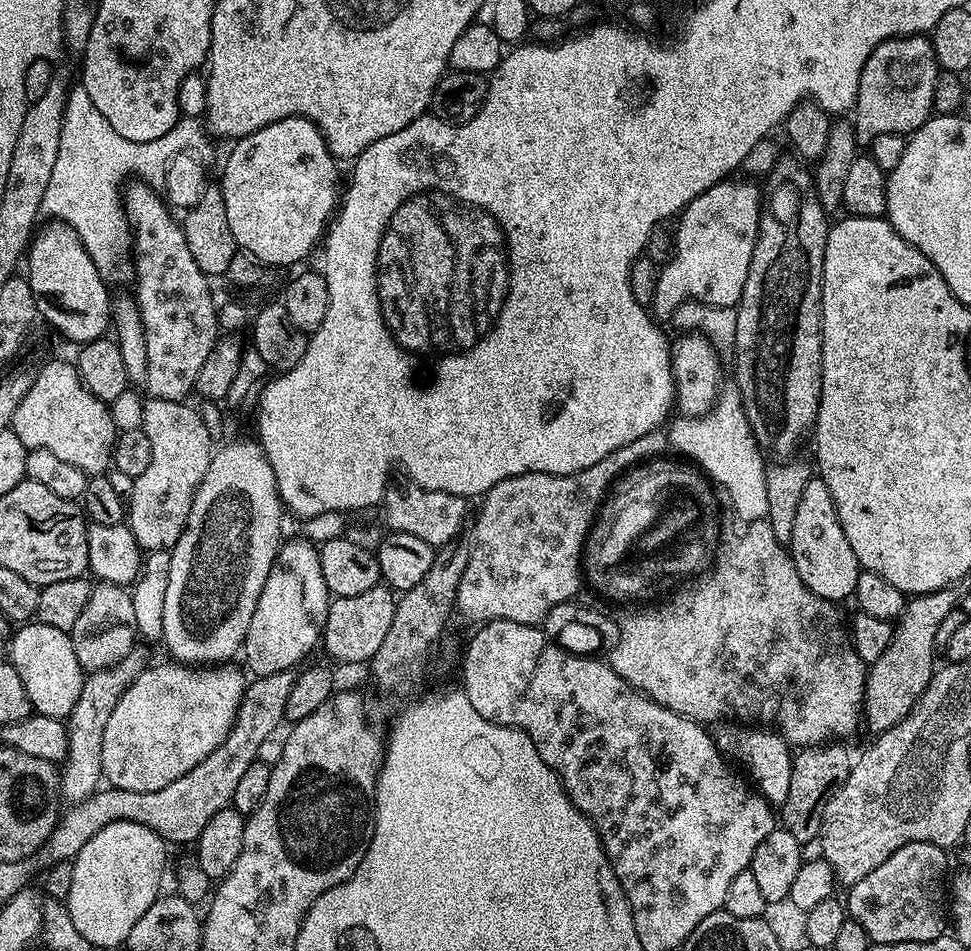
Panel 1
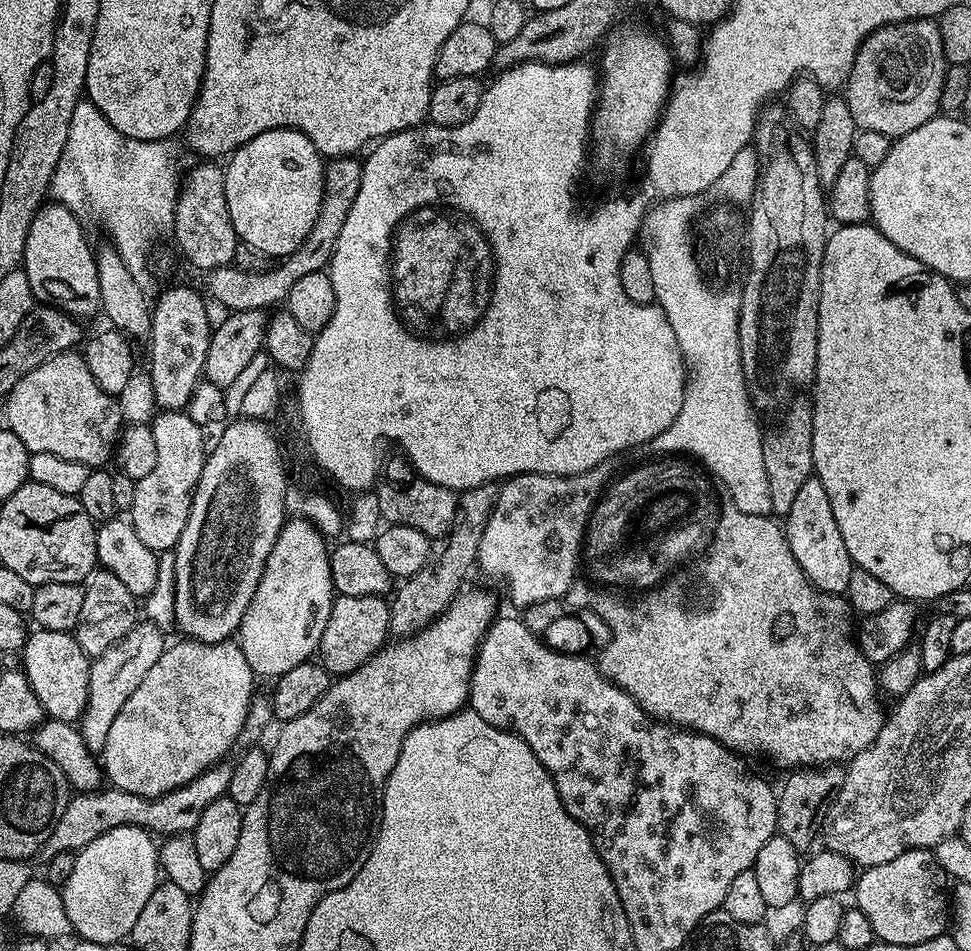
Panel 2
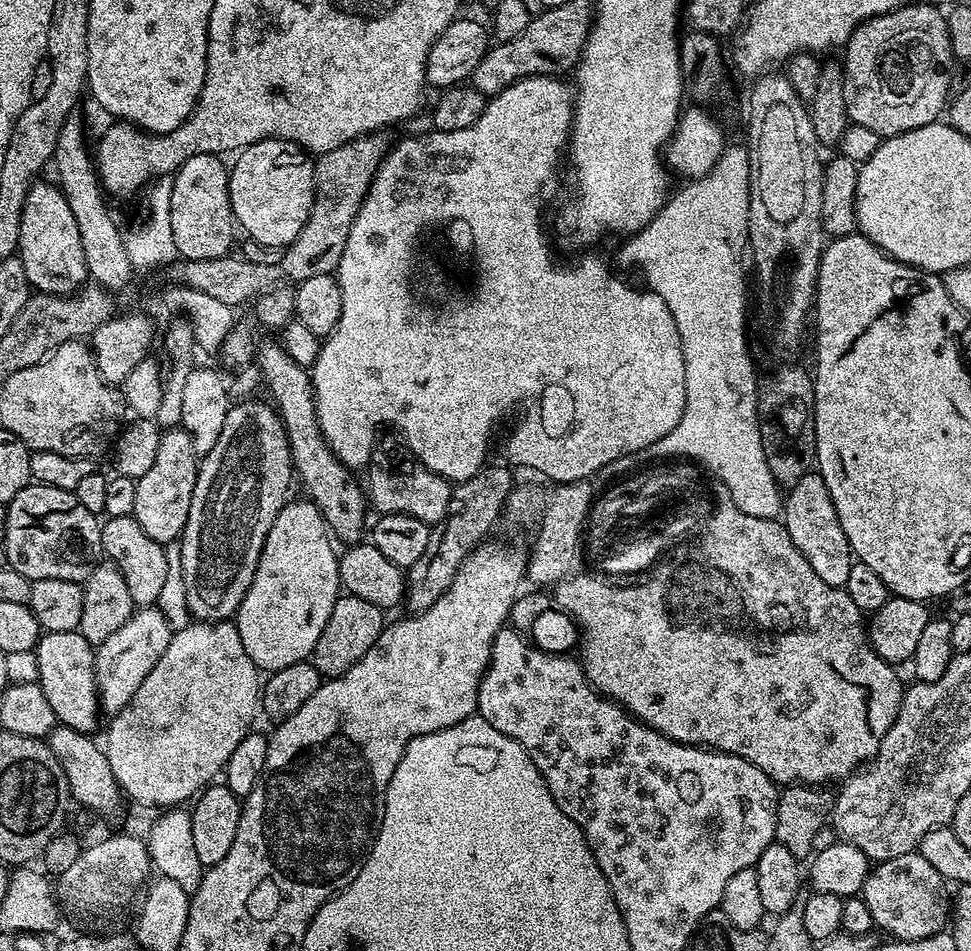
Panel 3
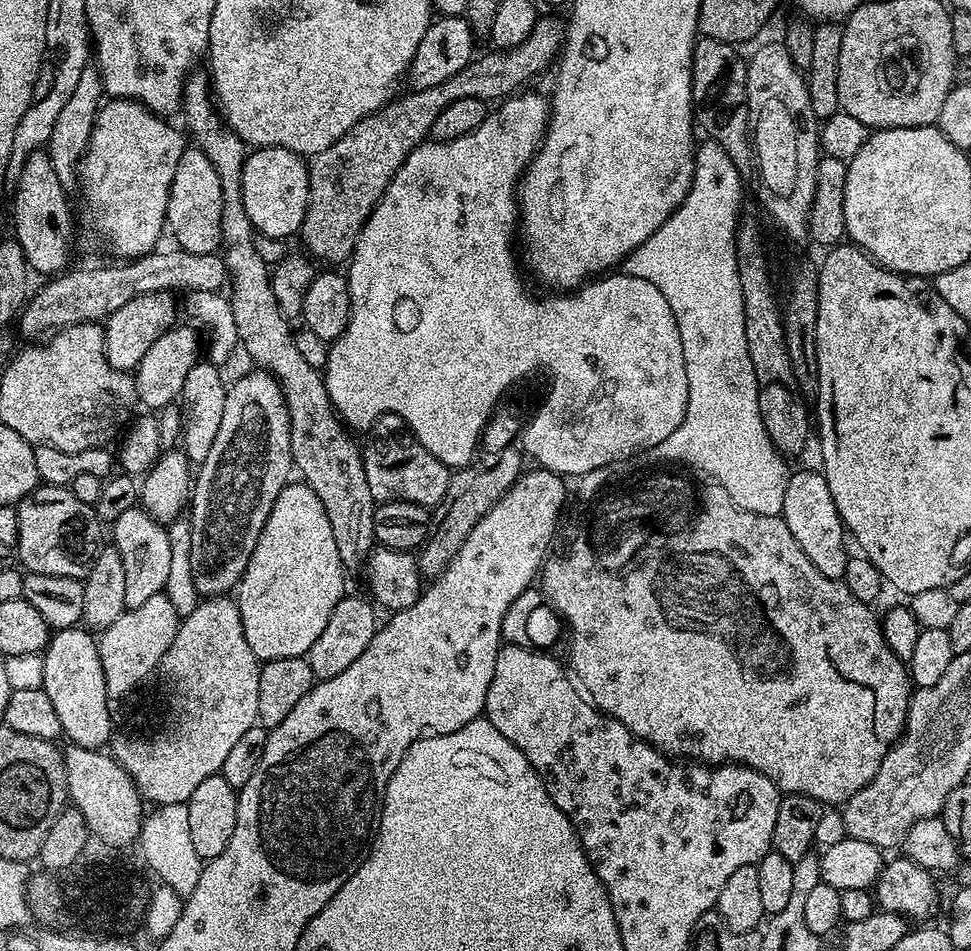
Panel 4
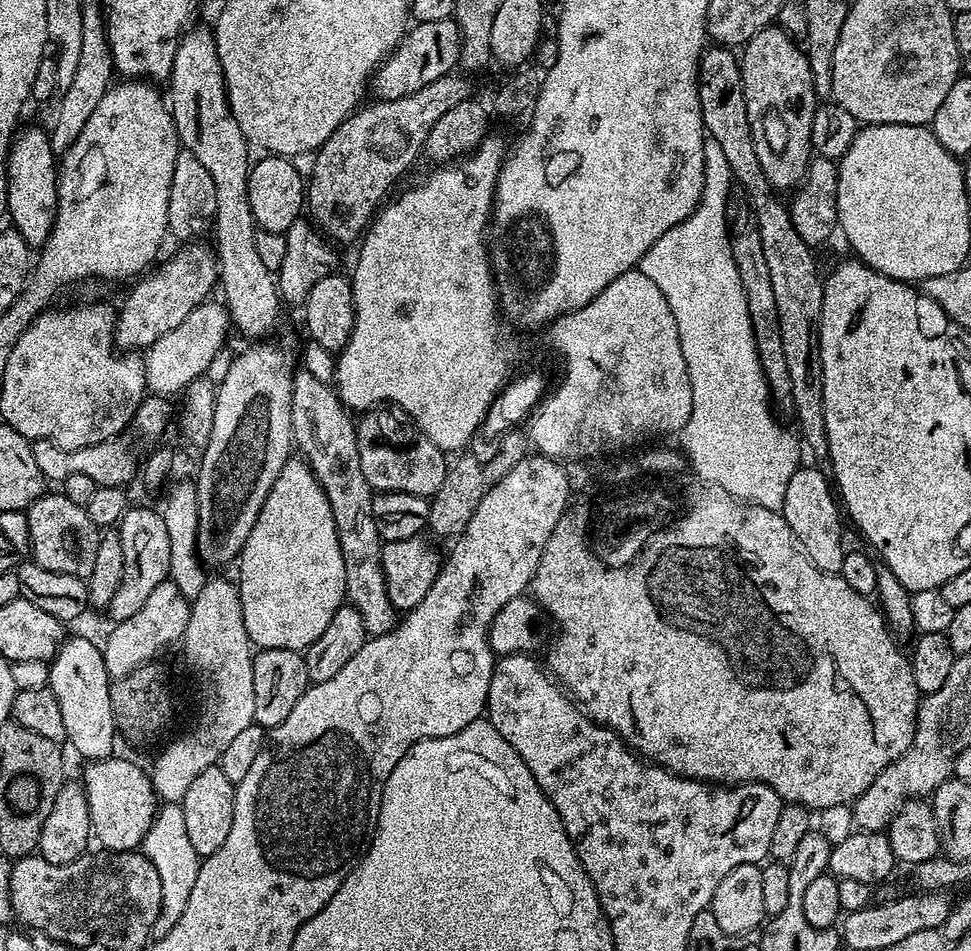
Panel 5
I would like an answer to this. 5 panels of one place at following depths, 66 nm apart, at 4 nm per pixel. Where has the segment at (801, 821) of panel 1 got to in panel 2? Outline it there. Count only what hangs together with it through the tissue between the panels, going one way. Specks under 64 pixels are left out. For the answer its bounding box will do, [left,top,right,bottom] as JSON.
[776,764,845,854]

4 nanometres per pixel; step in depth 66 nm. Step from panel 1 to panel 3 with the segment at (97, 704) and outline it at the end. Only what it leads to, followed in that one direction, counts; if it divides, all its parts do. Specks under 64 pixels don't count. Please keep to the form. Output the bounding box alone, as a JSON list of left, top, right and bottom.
[95,606,172,717]

